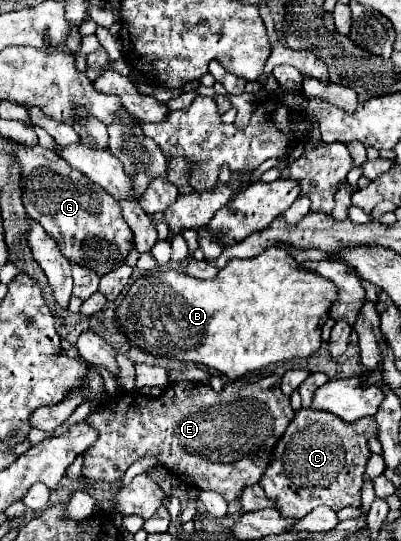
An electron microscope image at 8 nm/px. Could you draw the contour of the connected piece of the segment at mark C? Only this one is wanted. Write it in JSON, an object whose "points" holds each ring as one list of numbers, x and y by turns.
{"points":[[300,408,282,434,282,440,274,446,272,460,260,480,260,486,282,516,290,518,302,518,316,506,328,506,334,512,344,506,358,506,362,474,370,456,368,438,374,434,374,418,362,418,346,424,330,412]]}

